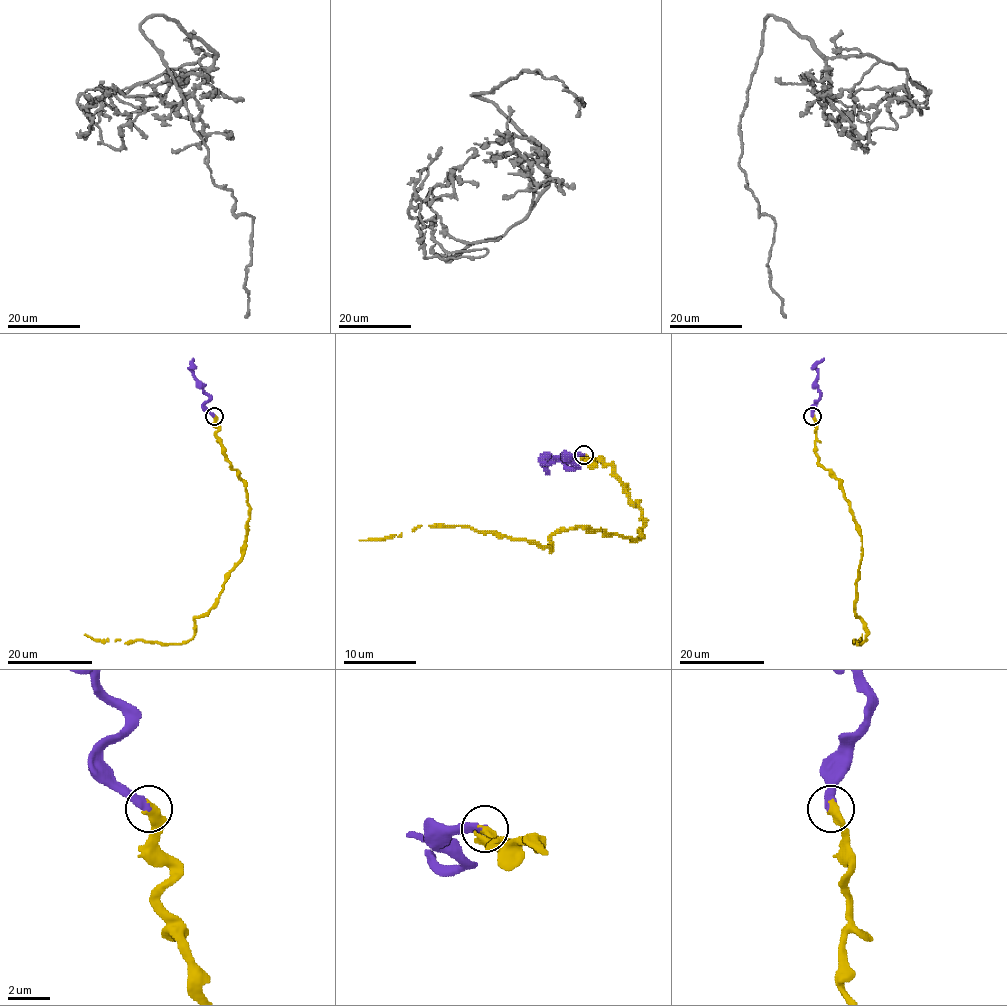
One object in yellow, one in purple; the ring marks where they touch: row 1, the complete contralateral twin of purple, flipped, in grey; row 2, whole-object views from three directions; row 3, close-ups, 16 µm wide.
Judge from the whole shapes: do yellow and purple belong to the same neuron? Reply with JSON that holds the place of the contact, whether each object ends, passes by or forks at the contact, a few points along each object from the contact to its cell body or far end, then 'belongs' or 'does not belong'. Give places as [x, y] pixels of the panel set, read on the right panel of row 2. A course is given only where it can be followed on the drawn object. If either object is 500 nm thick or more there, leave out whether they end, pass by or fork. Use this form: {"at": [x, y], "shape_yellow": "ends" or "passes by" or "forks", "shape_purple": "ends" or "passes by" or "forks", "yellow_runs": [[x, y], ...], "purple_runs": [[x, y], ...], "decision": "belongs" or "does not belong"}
{"at": [812, 416], "yellow_runs": [[812, 416], [817, 461], [842, 484], [861, 536], [854, 611], [866, 639], [853, 643], [862, 635]], "purple_runs": [[812, 416], [819, 399], [814, 367], [824, 358]], "decision": "belongs"}

